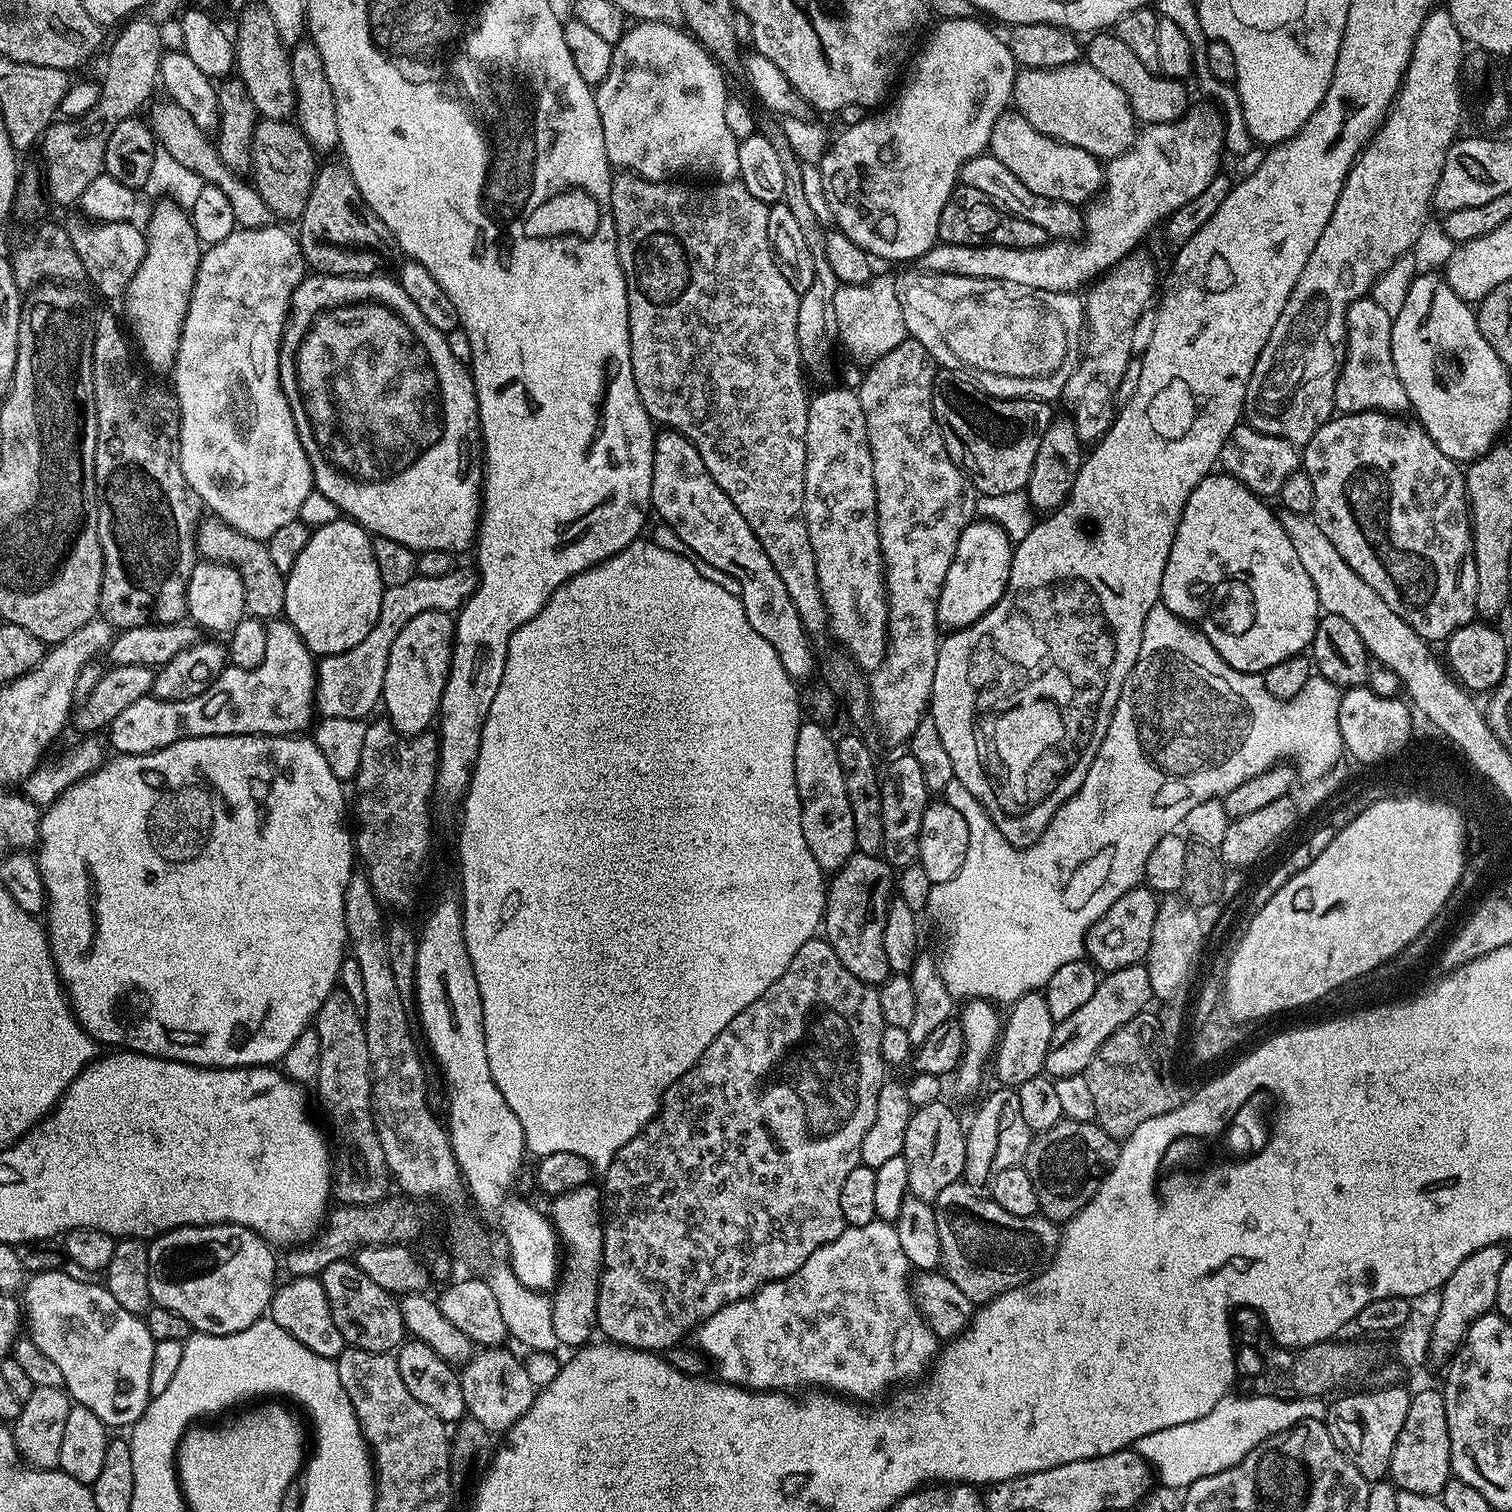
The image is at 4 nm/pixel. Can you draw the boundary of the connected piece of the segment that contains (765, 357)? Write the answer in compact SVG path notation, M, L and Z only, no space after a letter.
M617 171L610 186L610 206L612 221L616 227L616 245L618 258L626 278L628 291L628 329L630 330L630 366L634 370L634 382L638 386L638 398L642 398L642 406L646 406L646 414L657 425L665 429L681 432L690 443L702 454L702 462L706 462L706 470L722 486L722 490L738 506L738 514L746 518L750 530L762 542L762 550L770 562L774 562L774 570L778 570L778 578L786 586L786 594L790 594L790 602L798 610L809 637L817 638L830 628L828 607L824 605L824 595L820 589L818 566L814 562L814 550L810 546L810 534L804 517L804 475L806 474L806 426L808 425L808 402L810 392L804 389L804 376L800 373L802 361L798 346L798 306L800 293L790 286L786 274L781 270L776 256L772 252L772 243L768 233L769 205L758 202L750 190L739 182L716 182L713 188L691 188L691 183L676 184L666 180L643 180L632 172Z

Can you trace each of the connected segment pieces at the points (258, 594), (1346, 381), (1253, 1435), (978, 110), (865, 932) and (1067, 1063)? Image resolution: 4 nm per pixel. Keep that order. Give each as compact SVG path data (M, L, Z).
M211 514L201 519L196 530L196 550L205 561L231 564L242 578L244 611L249 617L271 622L283 617L286 606L286 576L280 572L270 558L270 550L263 540L255 540L234 530L224 520Z
M1371 298L1356 300L1348 306L1348 355L1340 370L1336 383L1335 411L1340 414L1350 412L1386 412L1404 414L1410 405L1406 390L1394 370L1392 353L1393 316L1386 314L1378 302Z
M1236 1395L1224 1396L1206 1418L1182 1422L1182 1426L1170 1426L1136 1440L1134 1451L1154 1465L1155 1475L1163 1487L1186 1490L1198 1482L1198 1478L1230 1470L1230 1466L1242 1462L1254 1446L1266 1442L1266 1438L1286 1430L1299 1420L1318 1420L1322 1416L1319 1399L1280 1400L1277 1396Z
M969 18L966 20L940 20L937 28L928 36L928 41L920 48L920 53L916 56L916 61L912 64L912 73L908 76L908 81L900 88L900 93L896 96L896 101L889 108L881 107L877 116L865 115L854 126L840 130L837 136L829 143L824 156L818 163L821 172L822 187L825 191L826 202L832 212L832 219L835 227L850 242L858 245L863 252L867 252L873 258L881 256L884 260L916 260L919 261L938 243L940 231L938 222L942 218L942 210L950 198L950 194L958 187L960 178L960 167L965 160L981 155L987 149L988 139L994 128L994 122L1012 104L1013 80L1018 71L1016 59L1010 54L1007 43L1000 40L980 21L980 18Z
M859 850L853 852L852 857L848 859L836 873L827 881L826 884L826 907L824 910L824 919L822 921L822 932L828 941L828 945L834 950L834 954L838 954L838 958L842 958L842 966L846 966L846 970L850 970L850 974L854 974L854 978L858 978L862 982L879 986L888 979L890 973L888 963L886 962L886 949L882 946L882 934L886 934L886 914L888 906L894 896L894 869L883 855L871 856L870 854L862 854Z
M1143 963L1101 975L1097 979L1096 989L1094 995L1090 997L1090 1002L1086 1002L1082 1010L1070 1014L1070 1018L1059 1021L1053 1027L1050 1050L1046 1050L1044 1072L1053 1078L1079 1076L1087 1072L1102 1042L1106 1042L1106 1038L1110 1038L1114 1030L1141 1015L1145 1011L1143 1008L1148 1003L1153 1003L1153 1000L1150 974Z

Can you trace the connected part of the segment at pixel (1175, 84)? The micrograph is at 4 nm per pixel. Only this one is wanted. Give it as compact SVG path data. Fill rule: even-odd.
M1096 34L1089 44L1086 44L1086 62L1114 82L1114 86L1121 88L1132 107L1132 113L1141 125L1161 124L1177 120L1183 112L1188 111L1190 99L1185 85L1178 80L1172 80L1168 76L1161 76L1156 72L1146 70L1142 62L1123 42L1118 42L1114 34Z

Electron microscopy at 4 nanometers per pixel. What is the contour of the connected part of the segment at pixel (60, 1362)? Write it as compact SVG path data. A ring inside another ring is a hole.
M68 1270L29 1275L22 1289L22 1312L26 1317L27 1335L50 1362L58 1365L64 1388L76 1404L98 1414L100 1421L112 1430L127 1429L142 1418L153 1398L150 1394L150 1361L154 1358L156 1341L147 1323L139 1315L124 1310L103 1283L87 1284L71 1276Z

